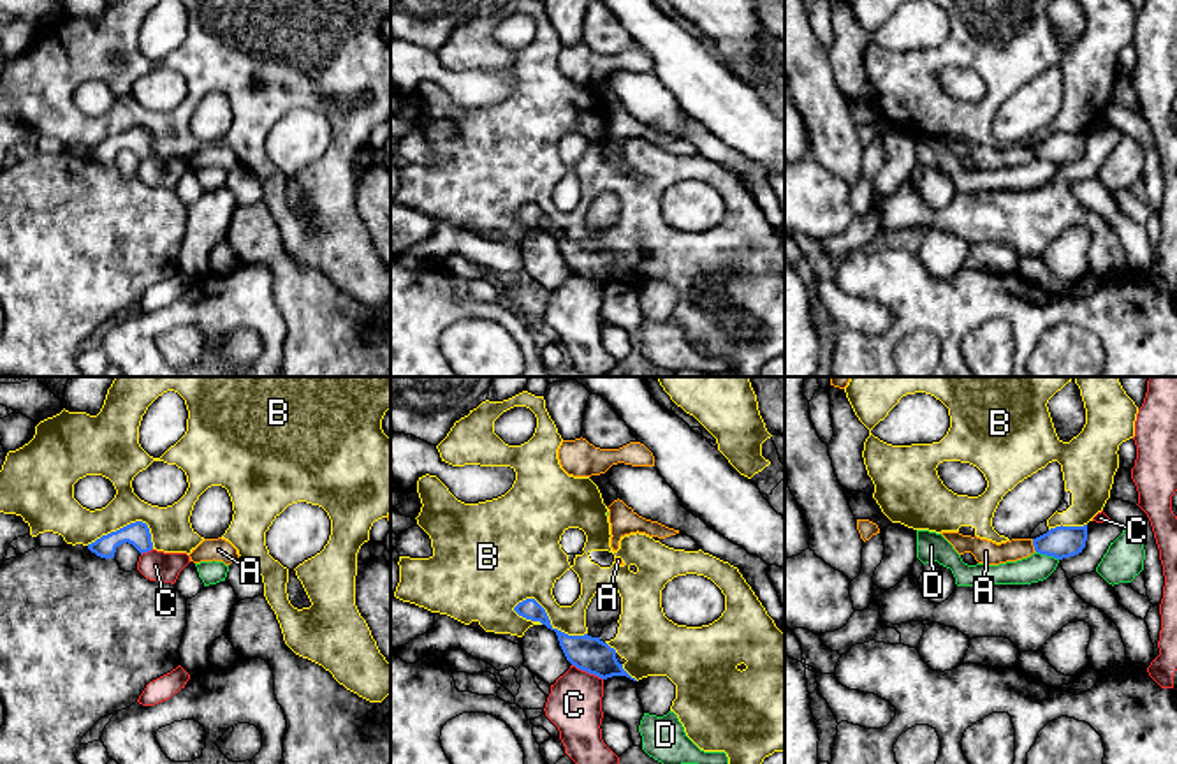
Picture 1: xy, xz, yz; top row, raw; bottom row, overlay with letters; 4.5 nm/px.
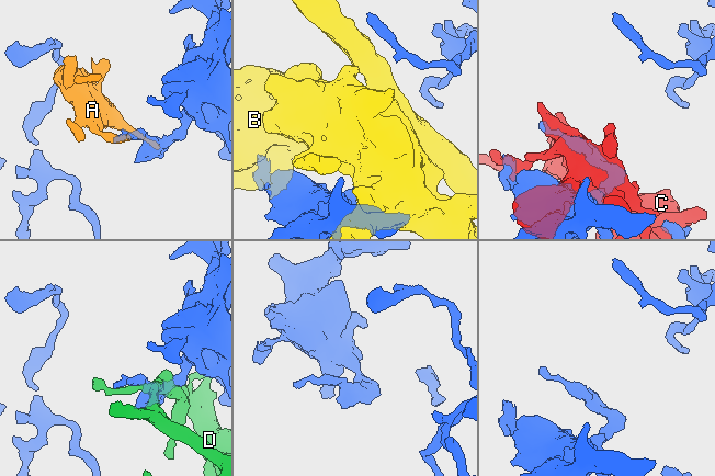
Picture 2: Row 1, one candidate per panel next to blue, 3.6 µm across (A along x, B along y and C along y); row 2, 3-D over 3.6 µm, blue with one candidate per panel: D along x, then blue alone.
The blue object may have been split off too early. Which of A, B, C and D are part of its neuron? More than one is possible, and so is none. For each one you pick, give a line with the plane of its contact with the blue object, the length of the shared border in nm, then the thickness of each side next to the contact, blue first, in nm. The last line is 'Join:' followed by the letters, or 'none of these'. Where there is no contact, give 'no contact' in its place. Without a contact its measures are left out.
Join: none of these

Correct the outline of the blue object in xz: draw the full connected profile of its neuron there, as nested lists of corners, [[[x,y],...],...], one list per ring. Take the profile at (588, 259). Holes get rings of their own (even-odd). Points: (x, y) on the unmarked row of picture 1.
[[[535,204],[519,208],[514,217],[526,225],[540,227],[547,234],[554,236],[567,266],[577,275],[595,280],[602,285],[626,282],[637,287],[623,275],[623,269],[618,268],[614,253],[610,253],[600,243],[591,243],[588,239],[568,241],[554,234],[545,215]]]

